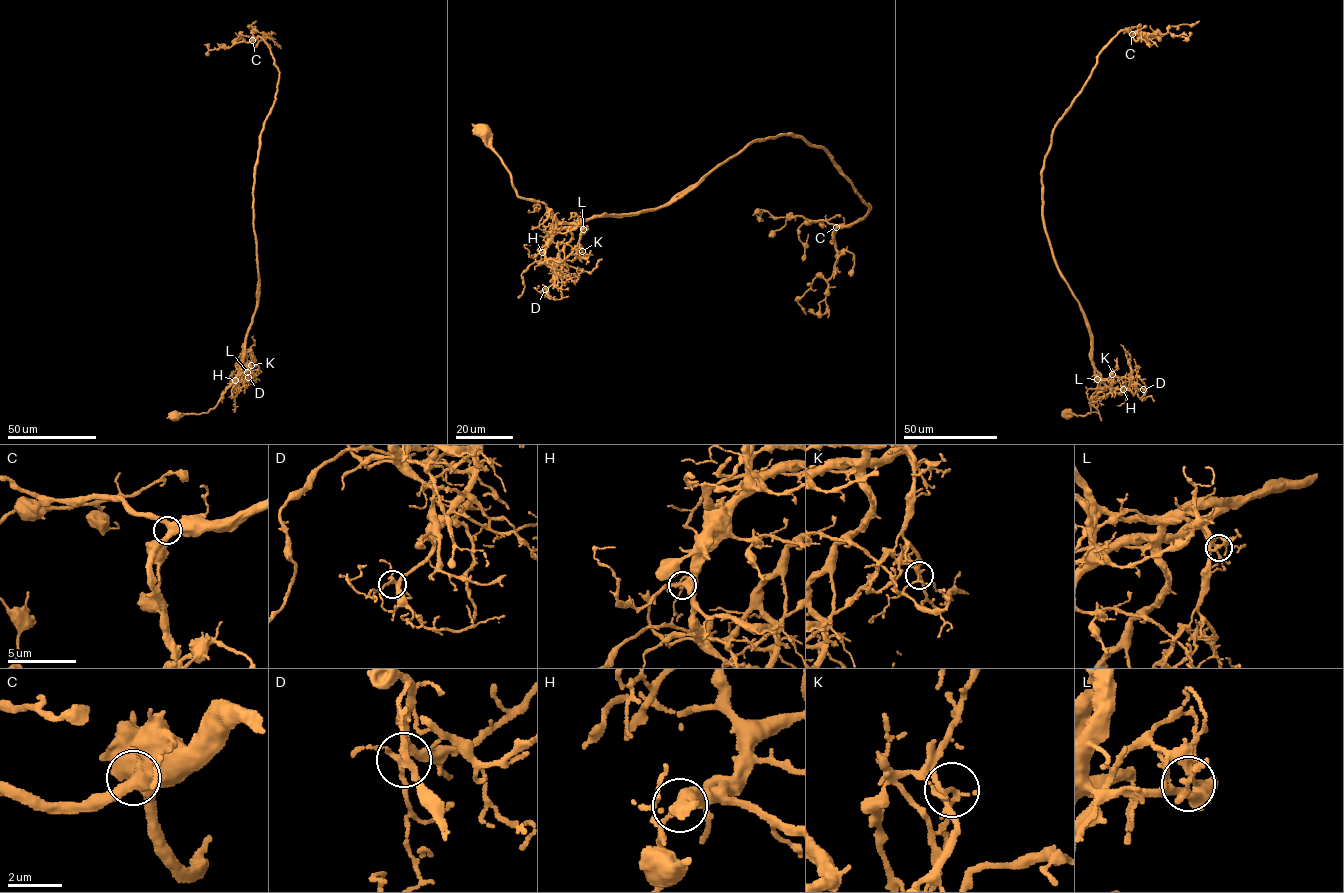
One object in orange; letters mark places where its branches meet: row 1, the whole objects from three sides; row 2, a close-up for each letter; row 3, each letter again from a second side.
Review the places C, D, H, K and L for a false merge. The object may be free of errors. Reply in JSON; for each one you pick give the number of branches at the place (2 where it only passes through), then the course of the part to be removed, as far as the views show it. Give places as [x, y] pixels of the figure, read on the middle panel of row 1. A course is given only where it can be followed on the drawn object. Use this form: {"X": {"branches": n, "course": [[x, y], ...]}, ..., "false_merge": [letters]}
{"L": {"branches": 4, "course": [[583, 229], [576, 221], [635, 215], [660, 207], [756, 139], [793, 133], [821, 145], [848, 178]]}, "false_merge": ["L"]}

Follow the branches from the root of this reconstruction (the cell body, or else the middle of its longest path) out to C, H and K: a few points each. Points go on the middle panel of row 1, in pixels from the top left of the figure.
C: (483, 131), (516, 194), (564, 223), (651, 211), (750, 143), (803, 136), (827, 149), (871, 206), (836, 227)
H: (483, 131), (483, 141), (499, 157), (516, 194), (545, 203), (554, 217), (555, 233), (542, 252)
K: (483, 131), (483, 141), (499, 157), (516, 194), (545, 203), (561, 222), (577, 222), (582, 251)

